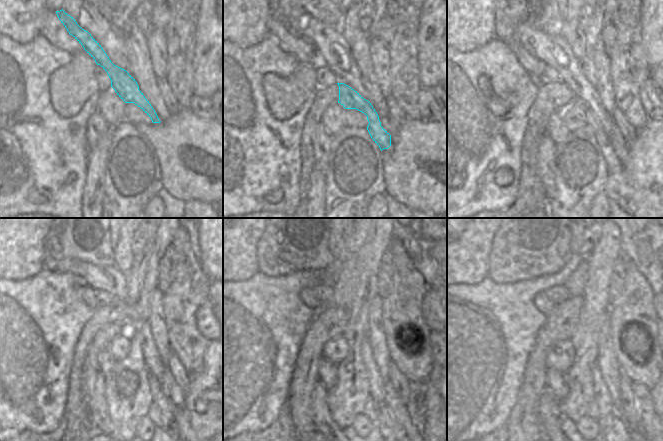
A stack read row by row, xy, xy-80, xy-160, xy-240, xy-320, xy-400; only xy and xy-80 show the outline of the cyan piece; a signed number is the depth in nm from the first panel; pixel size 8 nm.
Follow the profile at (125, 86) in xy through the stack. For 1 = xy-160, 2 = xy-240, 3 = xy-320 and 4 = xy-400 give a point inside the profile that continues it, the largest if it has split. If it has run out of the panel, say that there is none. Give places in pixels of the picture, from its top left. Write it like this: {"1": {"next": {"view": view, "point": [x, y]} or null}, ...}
{"1": {"next": {"view": "xy-160", "point": [613, 165]}}, "2": {"next": {"view": "xy-240", "point": [159, 398]}}, "3": {"next": {"view": "xy-320", "point": [385, 421]}}, "4": {"next": {"view": "xy-400", "point": [613, 421]}}}

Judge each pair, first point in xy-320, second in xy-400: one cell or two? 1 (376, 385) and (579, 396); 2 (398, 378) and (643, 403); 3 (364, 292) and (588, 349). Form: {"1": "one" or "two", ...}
{"1": "two", "2": "two", "3": "one"}

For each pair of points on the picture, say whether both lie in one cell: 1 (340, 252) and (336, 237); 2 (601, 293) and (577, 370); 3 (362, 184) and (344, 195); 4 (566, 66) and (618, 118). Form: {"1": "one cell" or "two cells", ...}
{"1": "one cell", "2": "one cell", "3": "one cell", "4": "two cells"}

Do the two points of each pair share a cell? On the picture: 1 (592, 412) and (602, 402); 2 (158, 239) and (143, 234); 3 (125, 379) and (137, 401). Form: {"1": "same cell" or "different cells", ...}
{"1": "different cells", "2": "different cells", "3": "same cell"}

